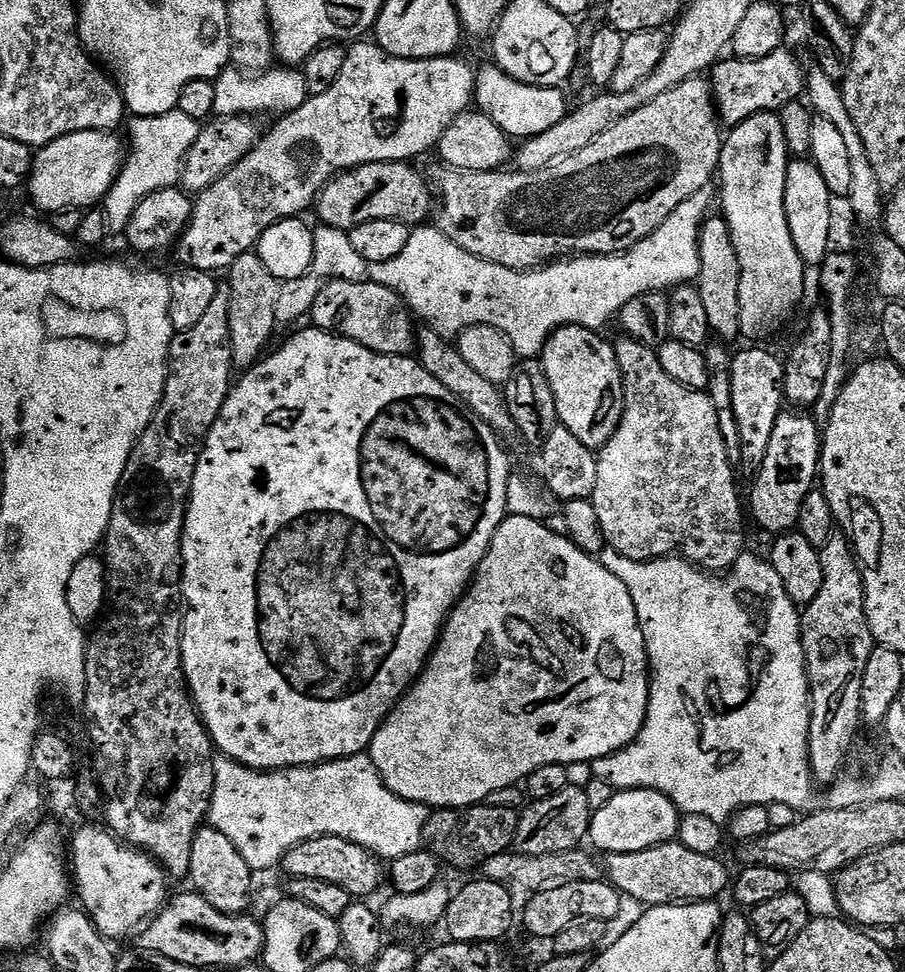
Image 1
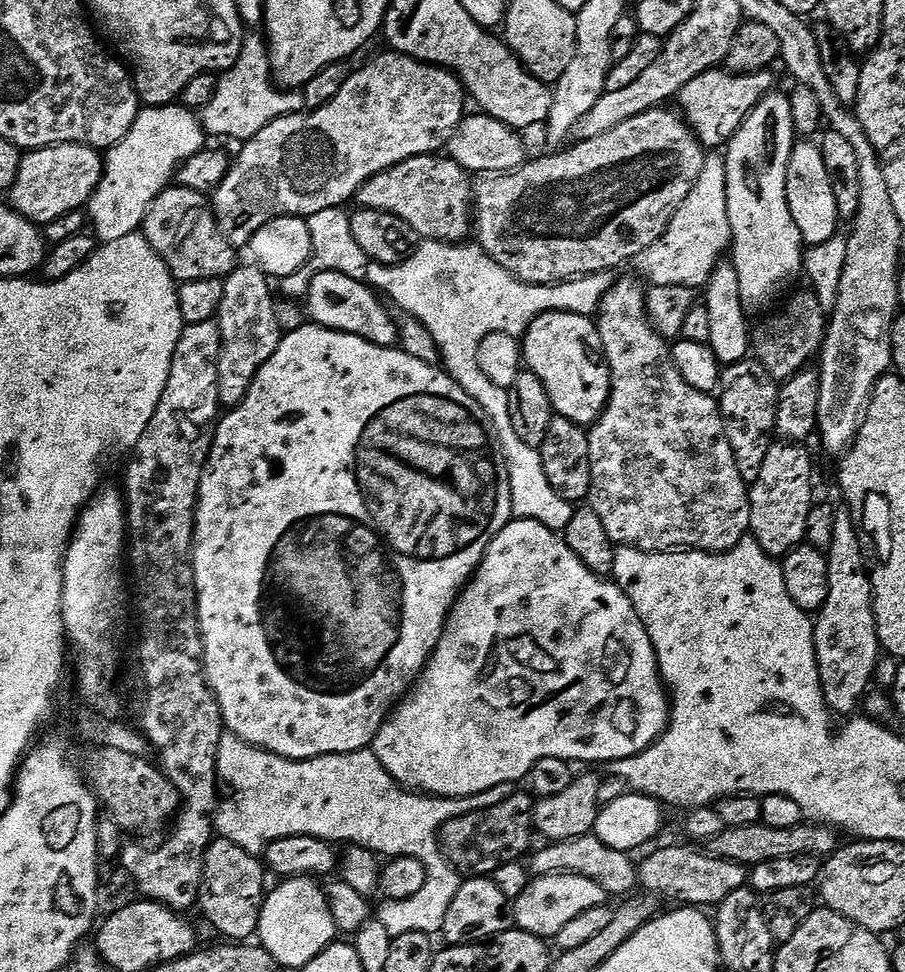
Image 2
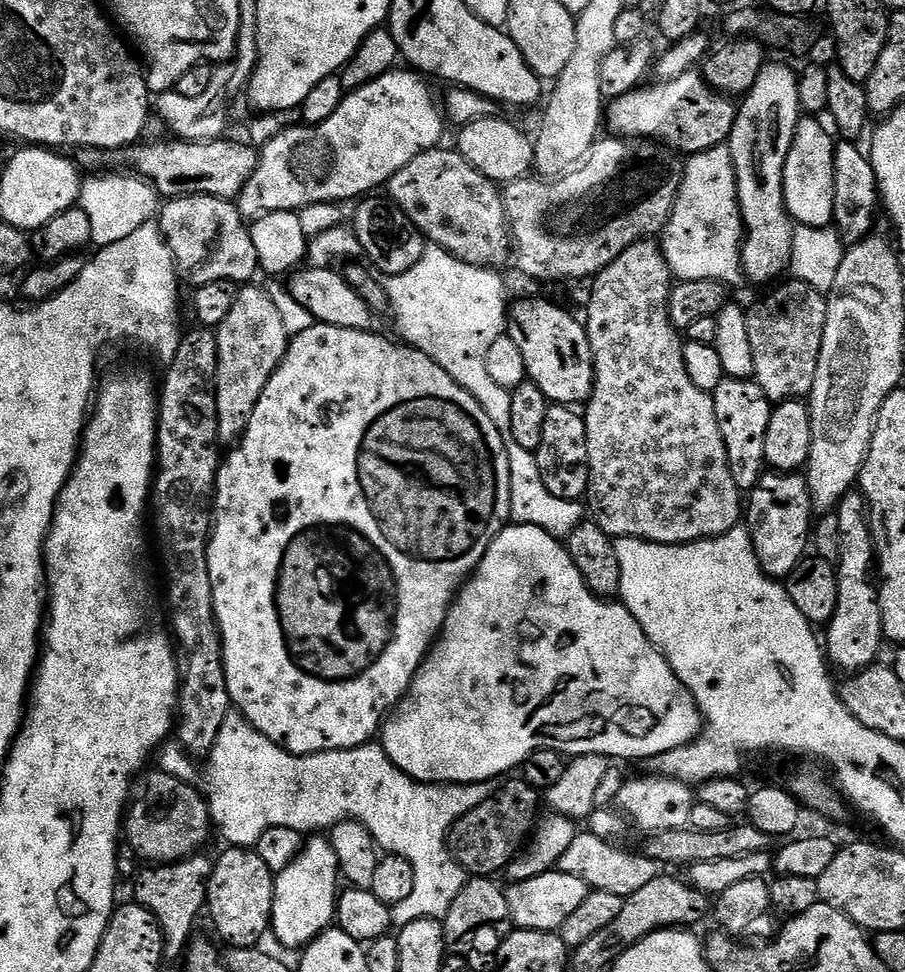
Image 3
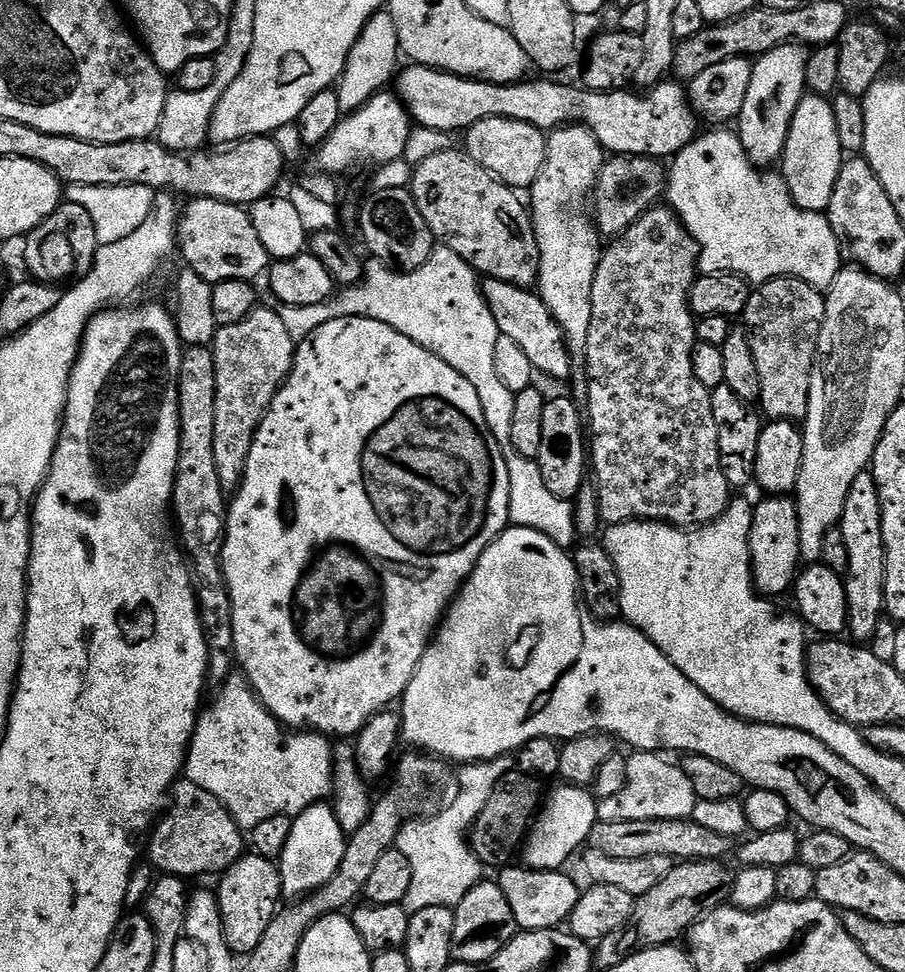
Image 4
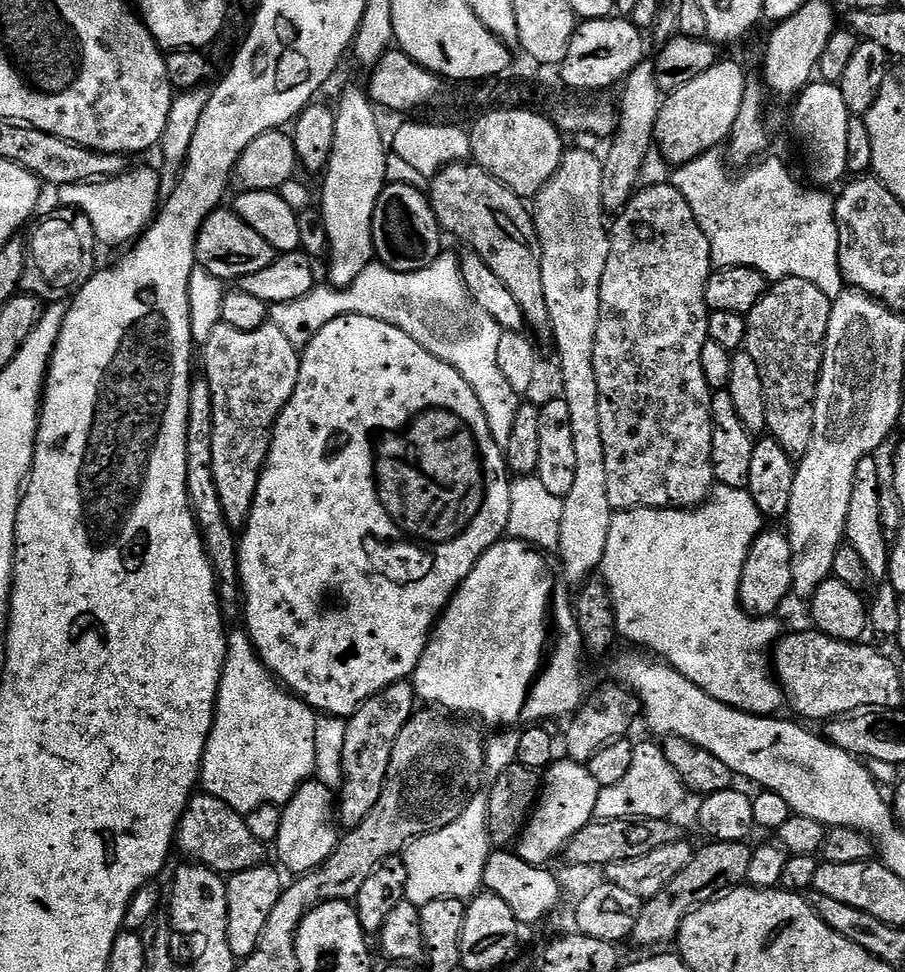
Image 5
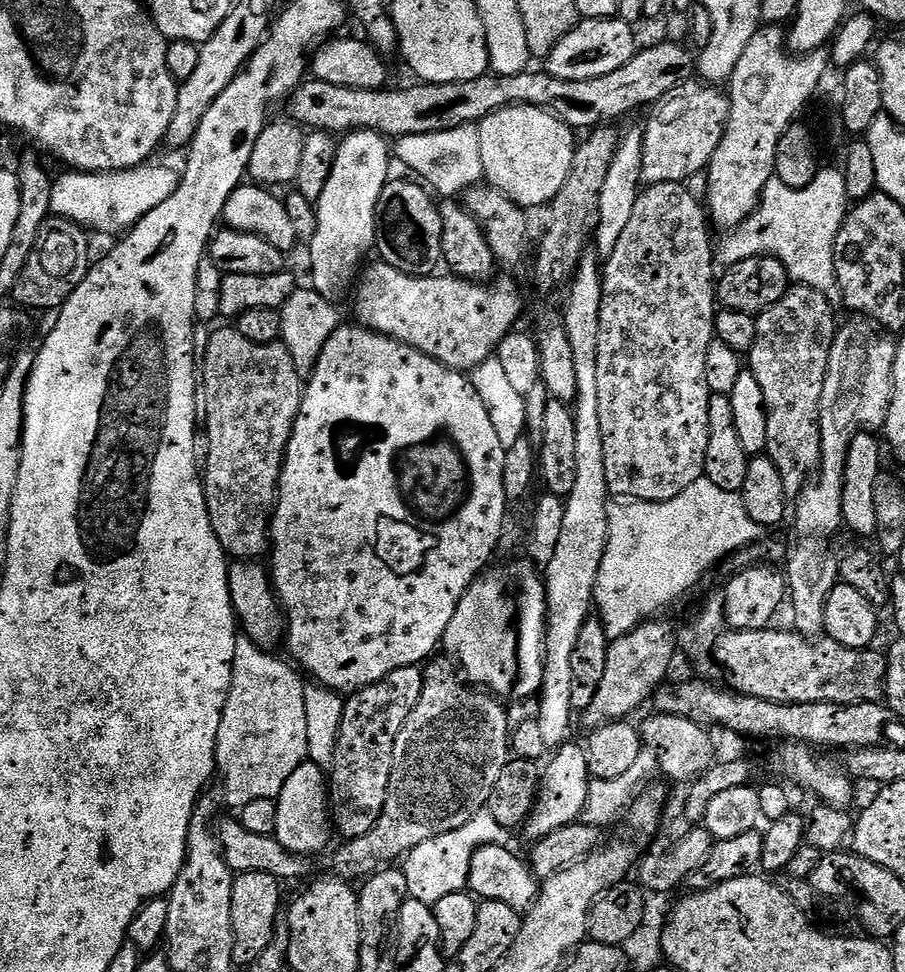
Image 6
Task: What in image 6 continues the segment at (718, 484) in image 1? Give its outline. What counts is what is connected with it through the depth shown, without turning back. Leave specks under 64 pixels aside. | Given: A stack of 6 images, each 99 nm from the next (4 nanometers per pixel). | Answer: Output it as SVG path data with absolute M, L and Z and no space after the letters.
M650 184L641 191L640 196L634 202L634 214L630 214L630 222L626 222L626 230L622 230L622 238L618 238L618 246L614 246L614 254L610 254L602 264L602 306L600 307L600 329L598 330L598 419L602 422L602 450L606 454L606 482L608 491L613 497L627 498L633 500L649 500L650 502L662 502L682 494L686 486L698 482L704 474L704 463L706 462L706 442L710 438L710 398L714 395L706 386L706 350L710 350L710 342L714 339L716 331L716 313L718 301L716 299L716 282L718 272L712 269L714 264L714 240L708 233L710 220L706 215L706 208L703 203L684 184Z

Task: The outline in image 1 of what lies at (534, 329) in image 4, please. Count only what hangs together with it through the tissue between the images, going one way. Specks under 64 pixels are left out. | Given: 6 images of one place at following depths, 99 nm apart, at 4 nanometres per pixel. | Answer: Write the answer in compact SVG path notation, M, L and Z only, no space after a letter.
M566 326L558 328L546 342L544 351L538 359L544 368L546 378L550 382L550 390L554 390L554 402L558 410L558 421L574 434L574 438L582 441L582 446L599 450L610 442L614 430L618 430L618 422L624 413L624 379L616 361L616 350L611 343L603 340L599 331L582 326Z

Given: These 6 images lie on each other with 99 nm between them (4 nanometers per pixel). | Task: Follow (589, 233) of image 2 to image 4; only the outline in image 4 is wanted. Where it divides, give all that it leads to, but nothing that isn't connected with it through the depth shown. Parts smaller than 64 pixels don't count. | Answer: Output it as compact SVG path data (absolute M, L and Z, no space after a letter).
M612 156L600 169L594 189L594 223L601 237L621 236L642 214L661 203L666 192L666 168L660 164L650 156Z

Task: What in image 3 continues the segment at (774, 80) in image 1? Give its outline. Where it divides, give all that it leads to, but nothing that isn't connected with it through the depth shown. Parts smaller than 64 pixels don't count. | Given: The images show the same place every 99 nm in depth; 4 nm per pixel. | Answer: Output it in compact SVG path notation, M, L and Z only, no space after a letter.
M699 71L678 74L669 80L657 79L655 83L645 83L607 101L606 128L612 131L609 133L613 137L663 144L679 150L685 157L727 144L731 140L737 101L715 91Z

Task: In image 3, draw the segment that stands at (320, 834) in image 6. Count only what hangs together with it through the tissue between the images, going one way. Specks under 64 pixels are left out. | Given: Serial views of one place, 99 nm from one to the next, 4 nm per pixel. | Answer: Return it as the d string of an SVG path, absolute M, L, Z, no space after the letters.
M320 834L305 839L300 855L294 862L290 862L290 866L286 866L286 870L275 873L274 879L276 885L271 935L276 935L276 940L280 944L307 946L336 919L336 902L342 877L338 866L338 854L334 854L331 839Z

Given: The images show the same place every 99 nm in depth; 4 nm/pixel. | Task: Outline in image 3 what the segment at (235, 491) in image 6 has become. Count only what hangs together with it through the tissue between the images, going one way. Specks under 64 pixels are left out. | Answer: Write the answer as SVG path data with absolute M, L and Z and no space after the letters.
M244 286L239 289L234 298L234 306L226 318L214 329L218 342L218 366L216 367L216 409L218 410L218 434L220 440L228 446L235 445L243 436L246 426L250 422L250 414L266 388L266 382L274 374L276 367L288 349L289 334L286 326L282 326L282 318L274 302L270 302L270 294L266 294L263 287Z

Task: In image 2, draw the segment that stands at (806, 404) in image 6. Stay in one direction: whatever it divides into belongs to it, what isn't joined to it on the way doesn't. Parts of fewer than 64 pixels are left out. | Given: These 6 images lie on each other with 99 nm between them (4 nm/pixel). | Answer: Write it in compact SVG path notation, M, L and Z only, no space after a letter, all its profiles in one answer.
M800 292L781 312L773 311L773 316L765 315L760 325L755 325L752 332L754 358L762 366L766 366L766 374L778 382L794 378L801 370L809 367L817 359L824 347L824 335L828 332L829 317L824 307L818 302L815 292Z

